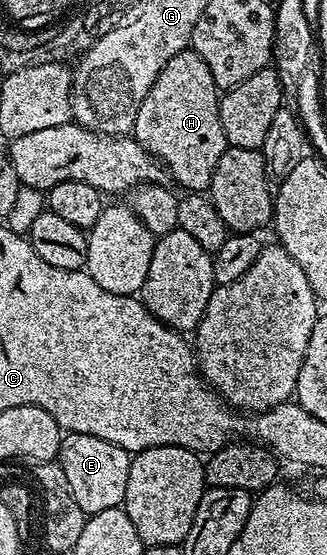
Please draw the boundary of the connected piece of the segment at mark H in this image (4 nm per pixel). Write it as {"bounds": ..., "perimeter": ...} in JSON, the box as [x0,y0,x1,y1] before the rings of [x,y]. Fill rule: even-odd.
{"bounds":[132,50,229,192],"perimeter":[[[183,50],[169,60],[162,72],[158,72],[158,80],[154,80],[150,92],[146,92],[146,100],[142,100],[142,108],[138,108],[138,120],[132,134],[136,142],[164,167],[170,178],[184,186],[180,188],[188,192],[204,192],[211,187],[214,168],[218,168],[218,160],[222,160],[229,144],[222,132],[220,99],[214,76],[210,76],[206,60],[202,60],[202,56],[198,56],[195,50]]]}

